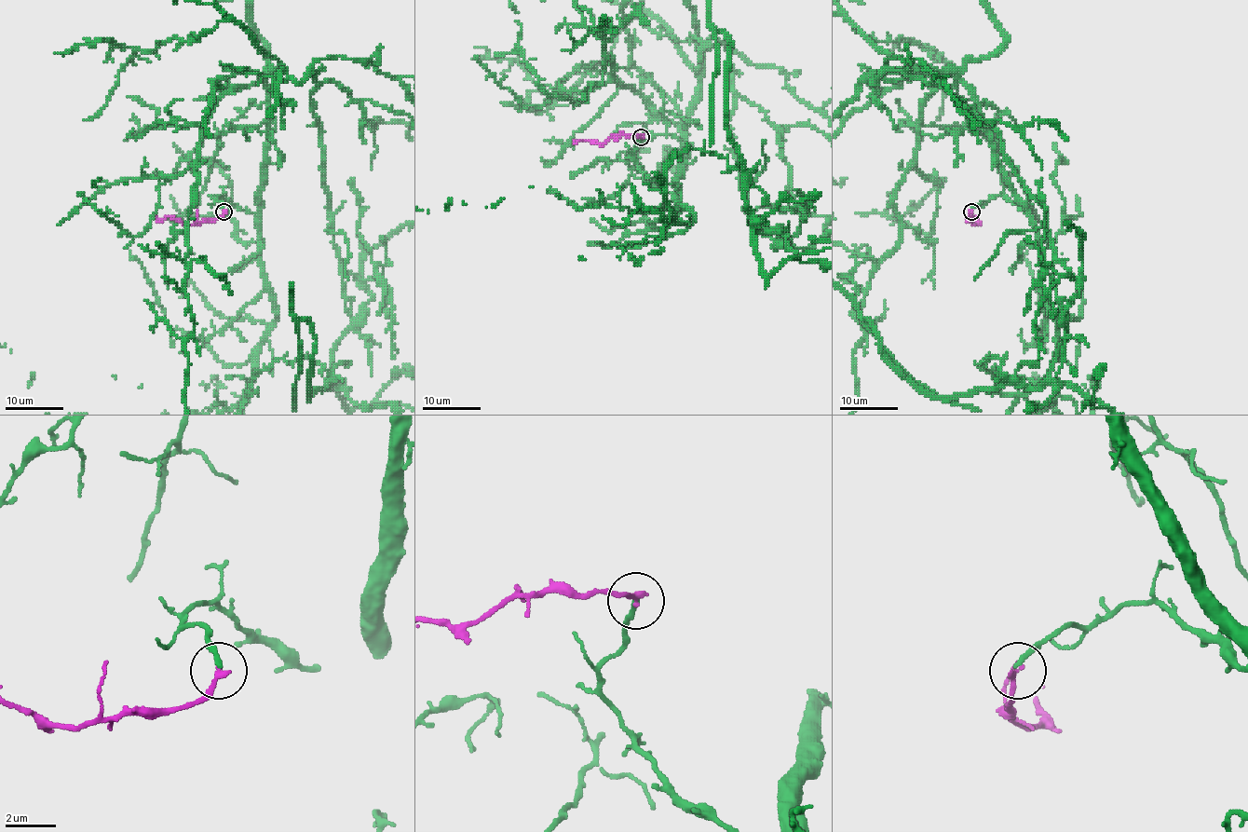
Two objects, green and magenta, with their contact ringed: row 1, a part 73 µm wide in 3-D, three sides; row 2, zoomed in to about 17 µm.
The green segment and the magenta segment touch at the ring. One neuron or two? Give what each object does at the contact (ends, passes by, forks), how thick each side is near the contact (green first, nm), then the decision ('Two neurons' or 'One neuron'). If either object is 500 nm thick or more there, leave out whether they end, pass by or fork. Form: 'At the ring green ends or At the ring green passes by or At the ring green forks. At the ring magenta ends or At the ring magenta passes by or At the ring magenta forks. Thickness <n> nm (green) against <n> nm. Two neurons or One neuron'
At the ring green ends. At the ring magenta ends. Thickness 180 nm (green) against 240 nm. Two neurons

